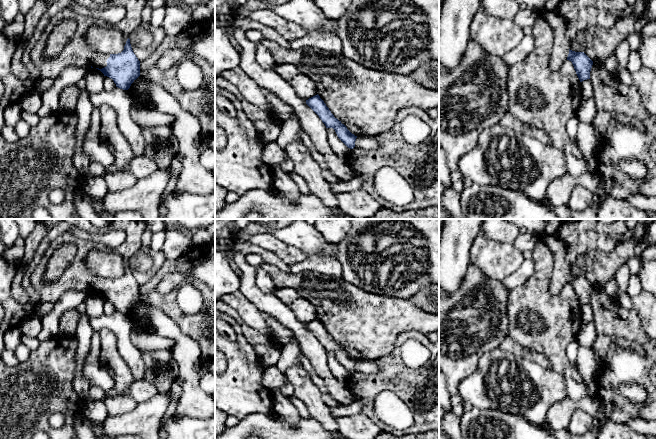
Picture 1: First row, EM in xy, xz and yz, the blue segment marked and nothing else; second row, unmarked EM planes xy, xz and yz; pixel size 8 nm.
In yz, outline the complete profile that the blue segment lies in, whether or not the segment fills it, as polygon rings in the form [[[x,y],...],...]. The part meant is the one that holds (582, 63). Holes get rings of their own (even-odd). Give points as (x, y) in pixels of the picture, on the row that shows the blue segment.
[[[546,0],[545,8],[538,14],[550,25],[554,33],[554,43],[549,60],[549,68],[556,71],[565,60],[572,62],[580,82],[590,79],[593,61],[584,52],[575,52],[570,49],[577,33],[591,27],[600,27],[608,31],[618,21],[615,11],[625,9],[626,0]]]

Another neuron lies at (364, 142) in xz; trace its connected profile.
[[[357,136],[355,147],[364,150],[375,150],[380,148],[380,143],[377,136]]]

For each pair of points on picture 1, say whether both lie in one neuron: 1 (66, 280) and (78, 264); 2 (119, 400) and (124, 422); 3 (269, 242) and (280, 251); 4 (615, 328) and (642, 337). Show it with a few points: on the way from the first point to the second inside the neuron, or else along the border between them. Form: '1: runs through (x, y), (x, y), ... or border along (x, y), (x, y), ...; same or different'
1: runs through (70, 276), (77, 268); same
2: border along (138, 404), (122, 414), (109, 416); different
3: runs through (272, 244), (277, 248); same
4: runs through (622, 328), (630, 328), (635, 332); same

